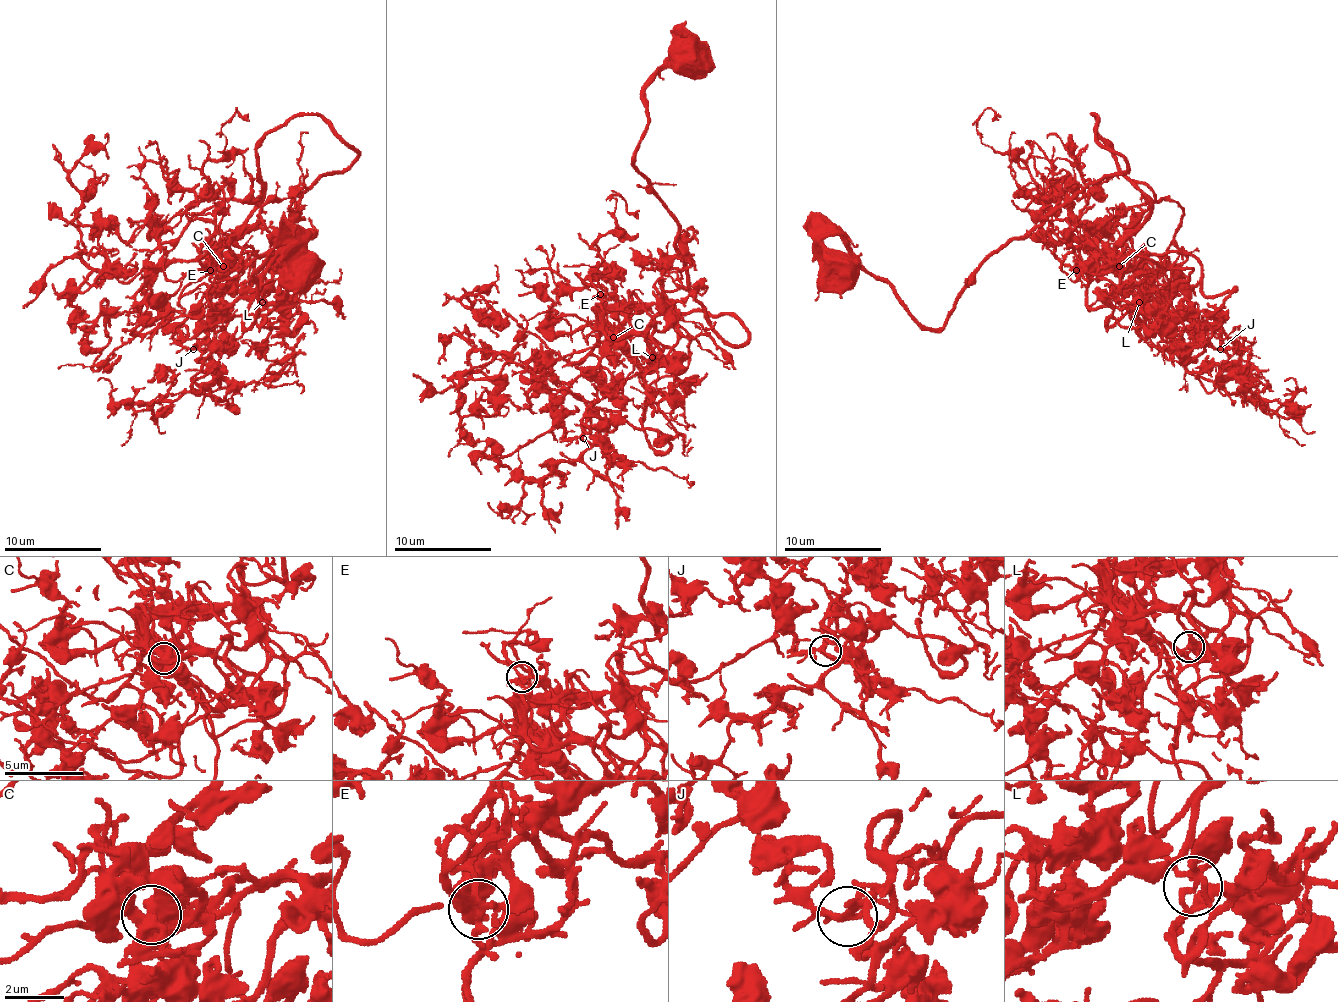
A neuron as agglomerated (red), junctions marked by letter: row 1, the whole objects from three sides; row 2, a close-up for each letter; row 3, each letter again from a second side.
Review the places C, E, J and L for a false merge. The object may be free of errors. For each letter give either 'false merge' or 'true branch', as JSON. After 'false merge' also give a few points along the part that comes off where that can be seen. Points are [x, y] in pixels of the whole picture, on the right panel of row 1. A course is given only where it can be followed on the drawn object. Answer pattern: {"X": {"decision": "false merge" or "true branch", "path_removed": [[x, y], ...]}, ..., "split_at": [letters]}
{"C": {"decision": "true branch"}, "E": {"decision": "true branch"}, "J": {"decision": "true branch"}, "L": {"decision": "true branch"}, "split_at": []}

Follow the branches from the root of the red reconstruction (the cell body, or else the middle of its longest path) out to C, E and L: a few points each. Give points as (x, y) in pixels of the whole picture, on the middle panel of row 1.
C: (688, 52), (696, 42), (644, 88), (635, 152), (679, 228), (662, 277), (676, 316), (637, 308), (613, 338)
E: (688, 52), (696, 42), (644, 88), (635, 152), (679, 228), (662, 277), (676, 316), (630, 313), (600, 294)
L: (688, 52), (696, 42), (644, 88), (635, 152), (679, 228), (662, 277), (676, 345), (652, 357)

